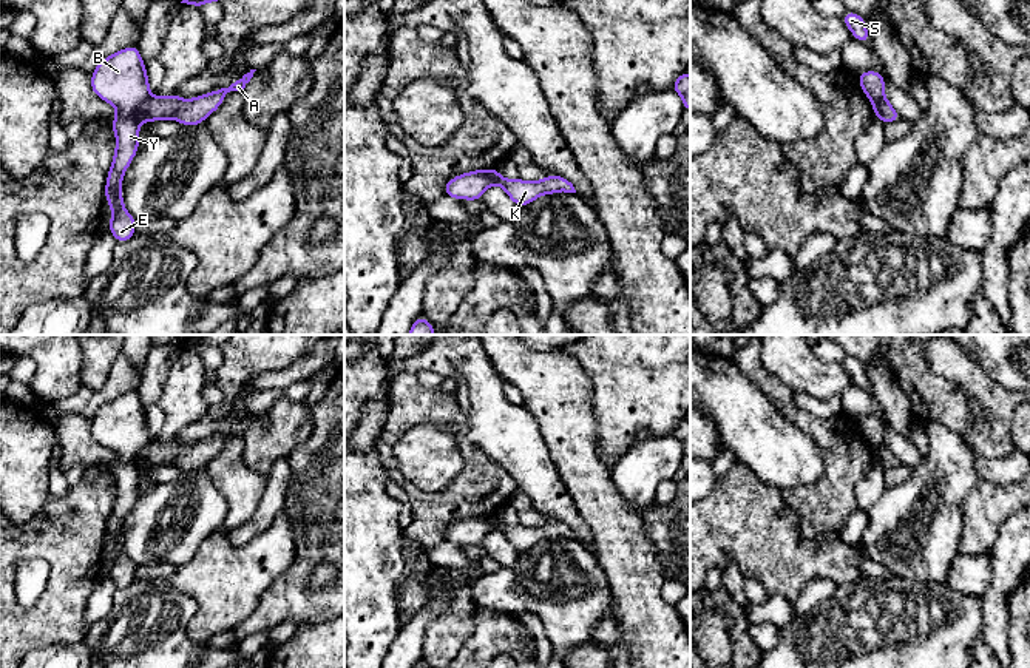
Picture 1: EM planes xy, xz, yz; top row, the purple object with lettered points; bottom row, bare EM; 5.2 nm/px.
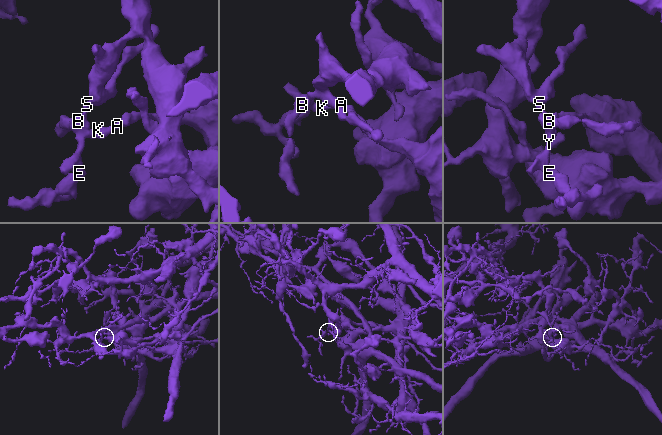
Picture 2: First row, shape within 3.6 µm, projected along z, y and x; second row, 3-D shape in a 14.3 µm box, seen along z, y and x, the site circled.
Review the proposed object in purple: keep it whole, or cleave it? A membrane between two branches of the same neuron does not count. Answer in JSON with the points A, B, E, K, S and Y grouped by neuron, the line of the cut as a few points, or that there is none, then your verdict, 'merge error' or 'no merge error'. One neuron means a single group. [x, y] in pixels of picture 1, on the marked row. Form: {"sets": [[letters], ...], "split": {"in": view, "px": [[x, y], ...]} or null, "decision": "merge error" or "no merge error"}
{"sets": [["A", "K"], ["B", "E", "S", "Y"]], "split": {"in": "xy", "px": [[149, 96], [138, 108], [138, 122]]}, "decision": "merge error"}

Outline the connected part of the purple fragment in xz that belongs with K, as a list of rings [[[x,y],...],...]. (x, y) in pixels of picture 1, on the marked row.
[[[497,171],[491,185],[500,185],[507,191],[508,197],[517,207],[528,205],[542,194],[553,194],[557,191],[576,193],[573,184],[559,174],[547,176],[540,180],[528,182],[523,179],[514,179],[514,180],[505,179]]]

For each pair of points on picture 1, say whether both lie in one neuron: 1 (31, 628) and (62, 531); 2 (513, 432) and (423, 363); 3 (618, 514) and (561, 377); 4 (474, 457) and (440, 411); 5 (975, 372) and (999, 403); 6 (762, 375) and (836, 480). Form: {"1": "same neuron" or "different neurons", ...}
{"1": "same neuron", "2": "same neuron", "3": "same neuron", "4": "same neuron", "5": "same neuron", "6": "same neuron"}

